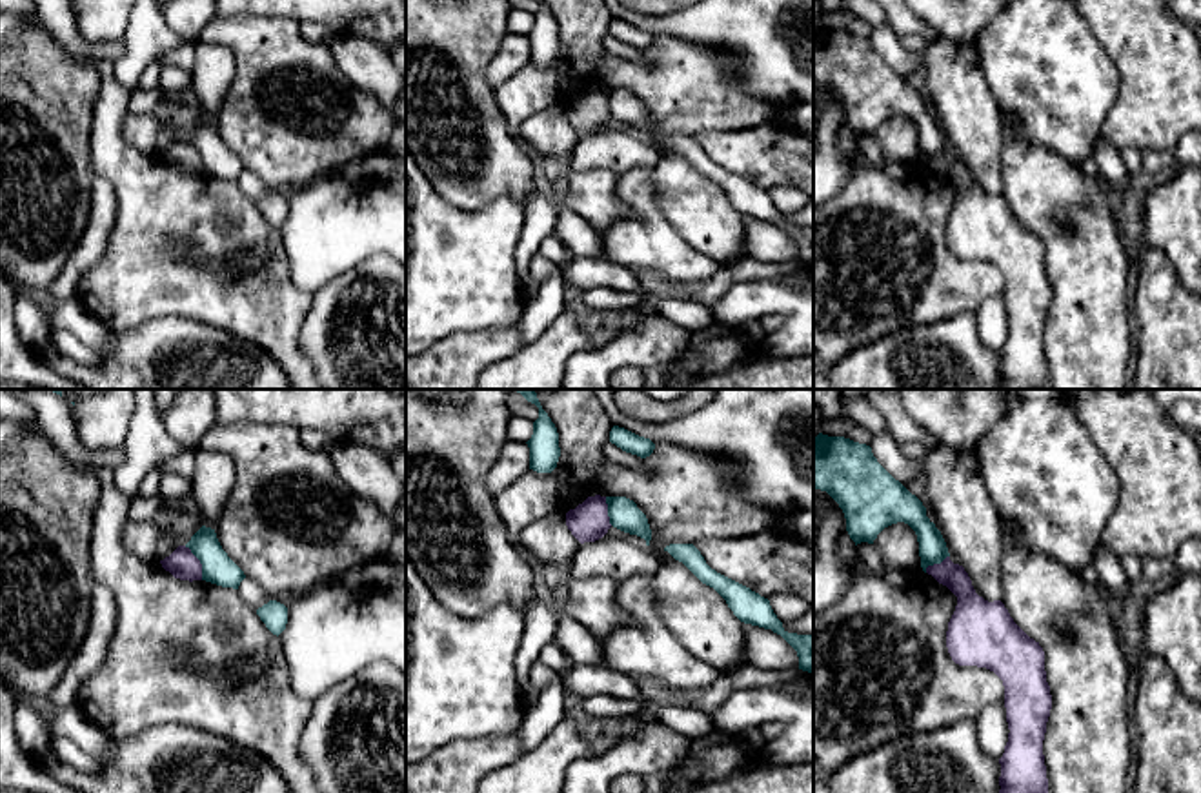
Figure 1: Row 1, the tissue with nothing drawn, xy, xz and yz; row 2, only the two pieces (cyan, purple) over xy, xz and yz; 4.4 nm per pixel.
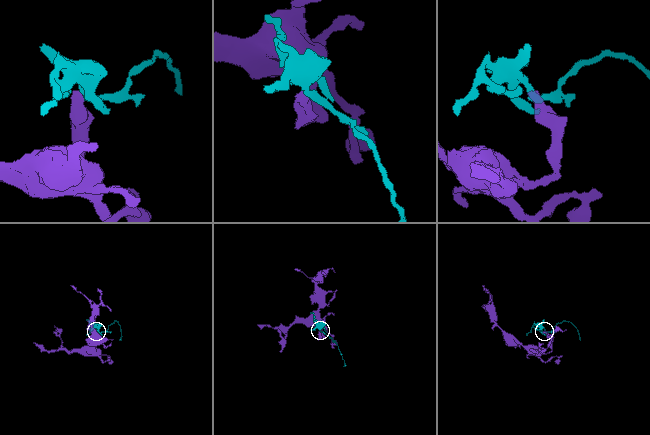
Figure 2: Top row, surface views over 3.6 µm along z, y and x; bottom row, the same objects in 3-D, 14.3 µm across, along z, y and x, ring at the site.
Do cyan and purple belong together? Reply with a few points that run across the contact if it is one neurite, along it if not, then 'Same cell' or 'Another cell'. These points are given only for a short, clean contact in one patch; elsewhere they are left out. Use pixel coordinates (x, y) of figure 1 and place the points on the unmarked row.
Line: xy (184, 139), (199, 153), (202, 171). Another cell

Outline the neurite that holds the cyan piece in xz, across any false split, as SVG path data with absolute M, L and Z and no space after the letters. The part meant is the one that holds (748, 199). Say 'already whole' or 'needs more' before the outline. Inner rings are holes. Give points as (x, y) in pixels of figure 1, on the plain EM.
already whole | M670 136L664 144L682 155L702 176L713 180L741 215L781 227L797 244L799 262L813 266L813 229L788 226L768 191L712 162L693 136Z

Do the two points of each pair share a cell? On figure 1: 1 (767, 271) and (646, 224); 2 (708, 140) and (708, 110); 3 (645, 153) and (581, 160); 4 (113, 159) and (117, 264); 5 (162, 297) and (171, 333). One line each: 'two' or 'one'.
1: two
2: two
3: one
4: one
5: two

